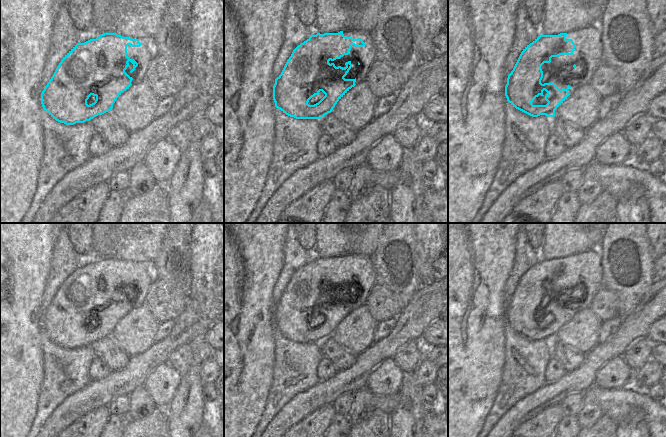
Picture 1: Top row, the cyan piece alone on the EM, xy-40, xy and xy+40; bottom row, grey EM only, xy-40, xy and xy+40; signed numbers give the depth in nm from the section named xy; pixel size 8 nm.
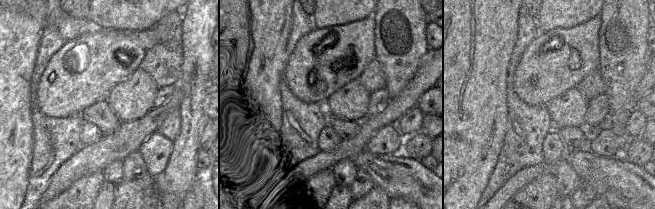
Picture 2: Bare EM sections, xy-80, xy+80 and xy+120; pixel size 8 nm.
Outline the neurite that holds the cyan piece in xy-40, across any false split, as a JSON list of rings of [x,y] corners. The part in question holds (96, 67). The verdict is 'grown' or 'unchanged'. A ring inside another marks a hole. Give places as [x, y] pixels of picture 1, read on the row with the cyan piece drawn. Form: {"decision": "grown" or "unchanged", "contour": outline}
{"decision": "grown", "contour": [[[104,33],[96,39],[77,43],[61,60],[41,93],[43,109],[66,125],[84,123],[111,111],[117,98],[129,87],[145,79],[149,62],[155,56],[153,39],[123,37]]]}

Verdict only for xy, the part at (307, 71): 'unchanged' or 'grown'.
grown

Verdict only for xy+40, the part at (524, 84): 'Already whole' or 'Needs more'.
Needs more

